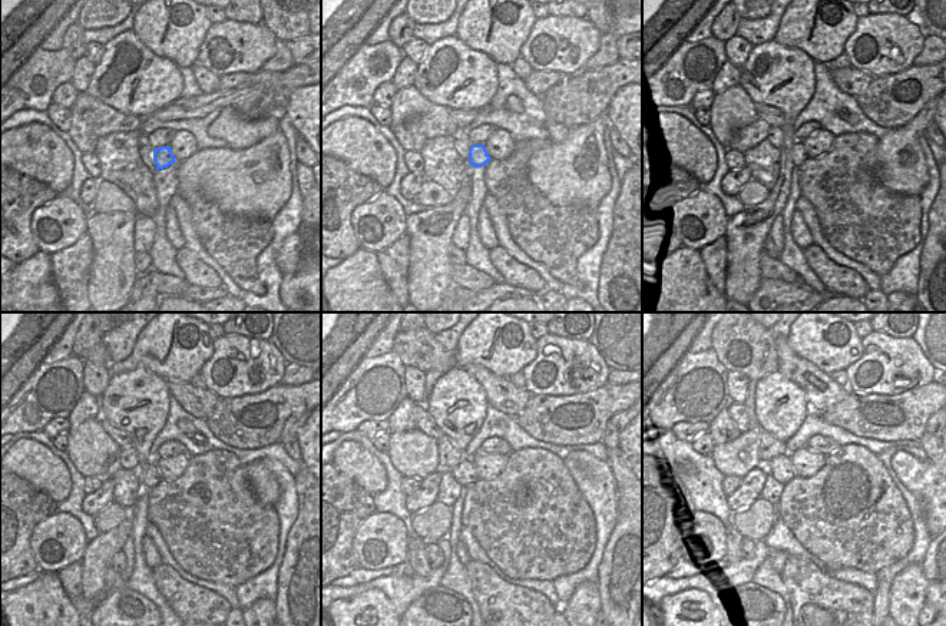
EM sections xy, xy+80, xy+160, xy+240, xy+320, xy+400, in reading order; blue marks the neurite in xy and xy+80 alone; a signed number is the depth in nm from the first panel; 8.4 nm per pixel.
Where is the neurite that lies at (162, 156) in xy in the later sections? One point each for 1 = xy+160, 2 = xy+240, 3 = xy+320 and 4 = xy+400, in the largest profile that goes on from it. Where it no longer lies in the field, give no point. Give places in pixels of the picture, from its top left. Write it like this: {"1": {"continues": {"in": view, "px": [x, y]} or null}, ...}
{"1": {"continues": {"in": "xy+160", "px": [799, 152]}}, "2": {"continues": {"in": "xy+240", "px": [149, 476]}}, "3": {"continues": {"in": "xy+320", "px": [465, 473]}}, "4": {"continues": {"in": "xy+400", "px": [780, 467]}}}

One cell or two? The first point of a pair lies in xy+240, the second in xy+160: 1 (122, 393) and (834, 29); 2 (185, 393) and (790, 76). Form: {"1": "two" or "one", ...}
{"1": "two", "2": "two"}

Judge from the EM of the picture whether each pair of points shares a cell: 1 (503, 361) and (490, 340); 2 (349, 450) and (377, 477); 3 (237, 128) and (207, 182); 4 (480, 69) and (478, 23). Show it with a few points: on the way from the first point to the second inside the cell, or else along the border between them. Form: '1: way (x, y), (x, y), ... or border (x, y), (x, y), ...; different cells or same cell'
1: way (493, 361), (483, 360), (480, 350); same cell
2: way (356, 457), (370, 472); same cell
3: border (260, 139), (241, 149), (227, 148); different cells
4: border (455, 36), (467, 46), (488, 55), (496, 63); different cells

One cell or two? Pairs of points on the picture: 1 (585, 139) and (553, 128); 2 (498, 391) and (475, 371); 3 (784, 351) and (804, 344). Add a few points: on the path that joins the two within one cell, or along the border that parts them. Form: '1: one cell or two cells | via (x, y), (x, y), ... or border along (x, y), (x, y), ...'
1: two cells | border along (569, 128), (562, 141), (551, 143)
2: one cell | via (492, 386), (480, 374)
3: two cells | border along (786, 338), (797, 355), (817, 368)

